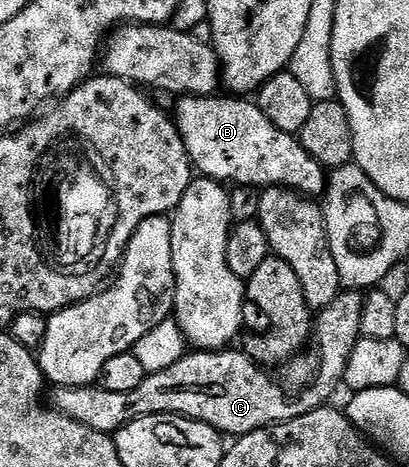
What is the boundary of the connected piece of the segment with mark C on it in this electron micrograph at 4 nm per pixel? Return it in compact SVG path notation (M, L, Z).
M342 289L335 300L331 300L331 304L324 306L316 315L311 342L317 345L317 358L306 353L294 357L287 366L289 382L295 389L301 390L309 385L309 390L303 391L297 402L285 402L284 388L273 382L268 369L246 356L244 349L226 348L186 352L179 361L171 364L171 368L146 374L143 384L138 384L131 392L107 392L96 385L58 386L52 391L52 409L95 432L110 436L116 435L127 424L152 414L181 414L184 418L206 422L225 436L250 434L275 422L298 418L326 405L329 397L336 392L337 385L342 385L347 360L362 337L364 303L364 297L358 291Z

